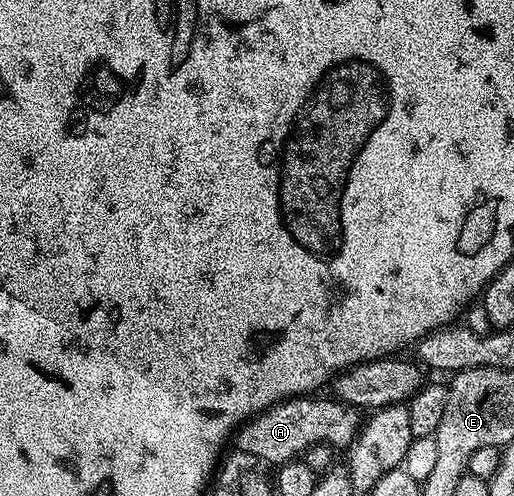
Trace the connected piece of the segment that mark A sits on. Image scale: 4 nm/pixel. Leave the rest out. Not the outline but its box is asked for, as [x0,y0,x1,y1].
[234,397,362,465]

